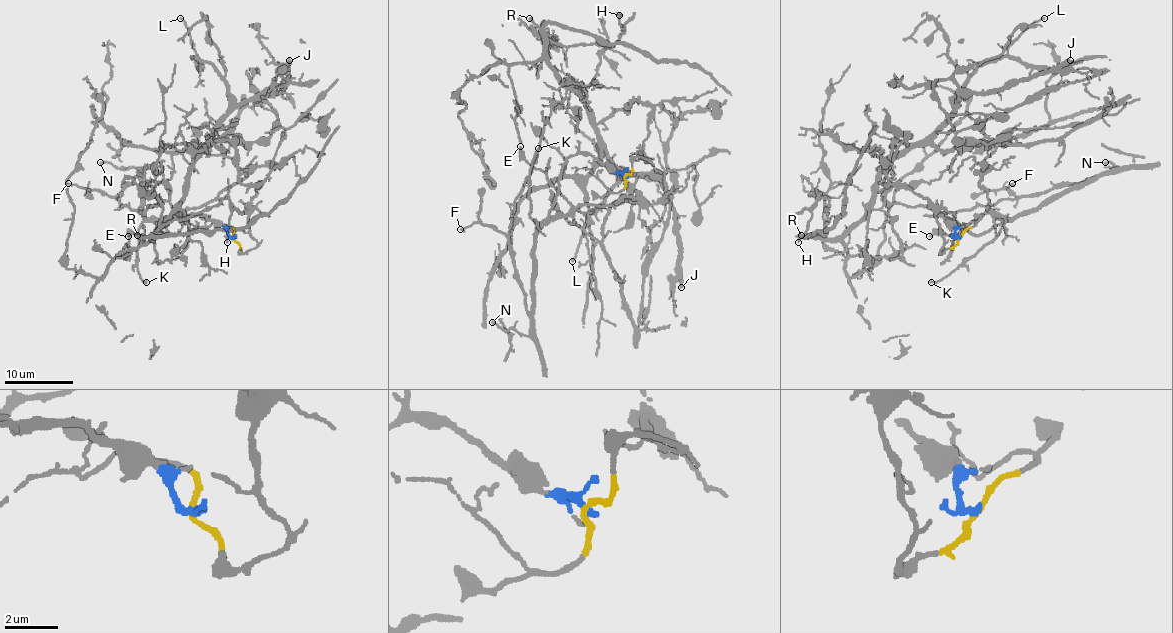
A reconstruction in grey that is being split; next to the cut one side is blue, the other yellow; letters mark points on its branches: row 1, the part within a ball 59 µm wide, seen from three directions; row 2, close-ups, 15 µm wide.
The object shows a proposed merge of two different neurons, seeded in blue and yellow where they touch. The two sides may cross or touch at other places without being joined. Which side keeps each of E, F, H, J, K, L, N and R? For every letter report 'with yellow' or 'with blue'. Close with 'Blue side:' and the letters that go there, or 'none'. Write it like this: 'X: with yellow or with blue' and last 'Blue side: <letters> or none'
E: with blue
F: with blue
H: with yellow
J: with yellow
K: with blue
L: with yellow
N: with blue
R: with yellow
Blue side: E, F, K, N

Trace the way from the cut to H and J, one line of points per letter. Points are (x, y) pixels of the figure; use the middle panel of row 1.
H: (625, 176), (649, 161), (652, 110), (633, 100), (596, 123), (546, 55), (548, 40), (611, 45), (620, 14)
J: (625, 176), (649, 161), (640, 147), (652, 110), (633, 100), (596, 125), (596, 139), (668, 195), (681, 287)

